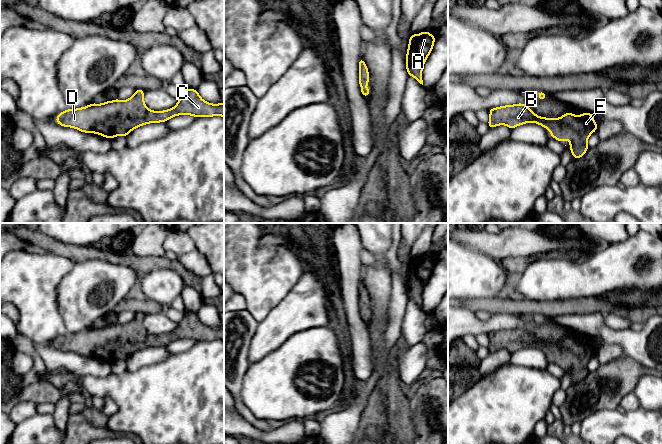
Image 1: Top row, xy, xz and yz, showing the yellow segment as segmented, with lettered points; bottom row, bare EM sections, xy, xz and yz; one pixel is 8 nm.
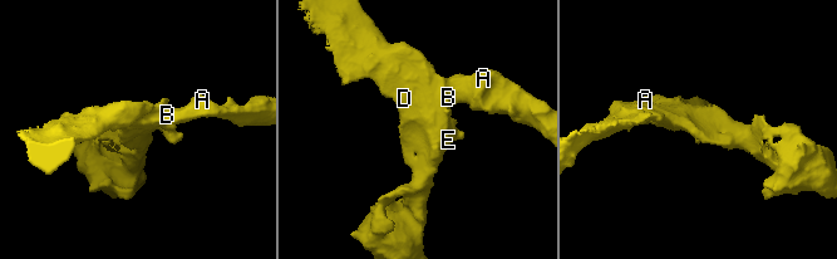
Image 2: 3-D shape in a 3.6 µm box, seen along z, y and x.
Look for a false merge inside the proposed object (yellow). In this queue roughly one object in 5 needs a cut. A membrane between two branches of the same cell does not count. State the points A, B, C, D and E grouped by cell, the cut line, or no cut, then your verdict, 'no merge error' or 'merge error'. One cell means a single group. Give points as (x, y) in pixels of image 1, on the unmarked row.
A B C D E | no cut | no merge error

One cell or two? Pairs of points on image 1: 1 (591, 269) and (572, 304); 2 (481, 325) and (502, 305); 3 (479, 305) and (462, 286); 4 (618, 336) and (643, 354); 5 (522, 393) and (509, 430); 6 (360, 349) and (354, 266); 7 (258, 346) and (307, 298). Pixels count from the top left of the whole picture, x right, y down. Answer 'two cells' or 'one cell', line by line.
1: two cells
2: two cells
3: two cells
4: one cell
5: one cell
6: one cell
7: one cell

